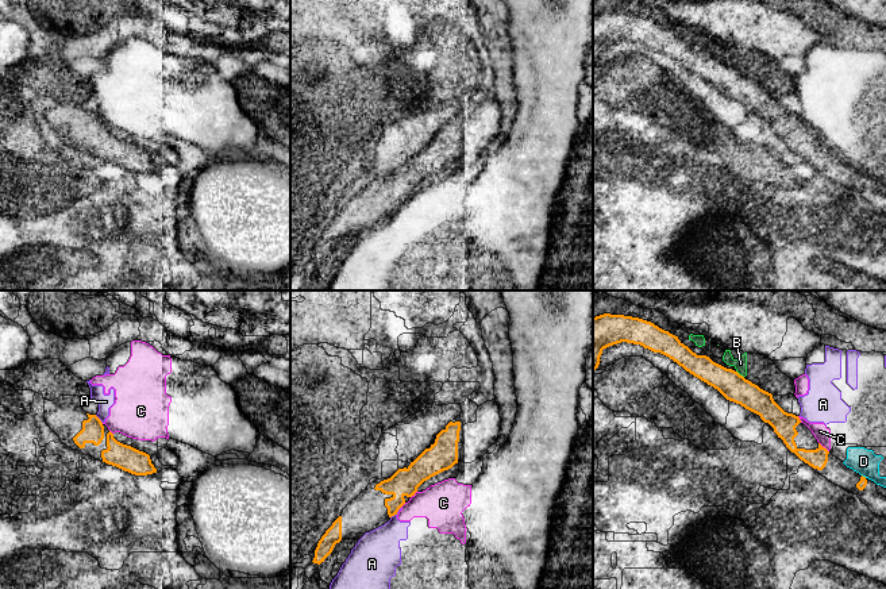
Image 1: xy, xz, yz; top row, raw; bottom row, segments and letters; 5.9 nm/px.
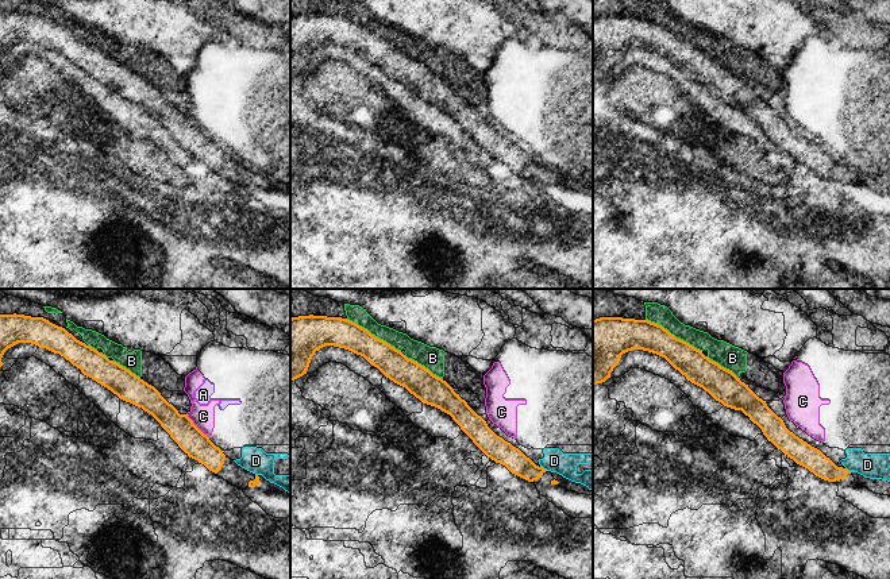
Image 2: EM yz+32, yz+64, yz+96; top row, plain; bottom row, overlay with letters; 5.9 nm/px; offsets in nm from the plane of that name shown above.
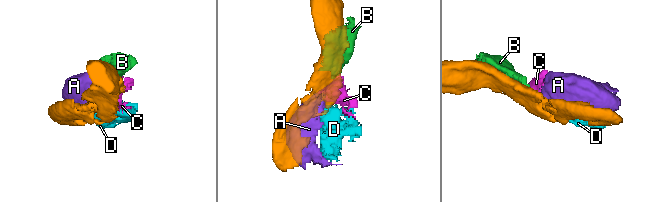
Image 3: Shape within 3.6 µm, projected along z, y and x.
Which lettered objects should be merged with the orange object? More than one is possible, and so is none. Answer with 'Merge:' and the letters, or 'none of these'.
Merge: none of these

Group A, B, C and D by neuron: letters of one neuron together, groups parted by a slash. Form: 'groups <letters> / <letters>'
groups A C D / B

